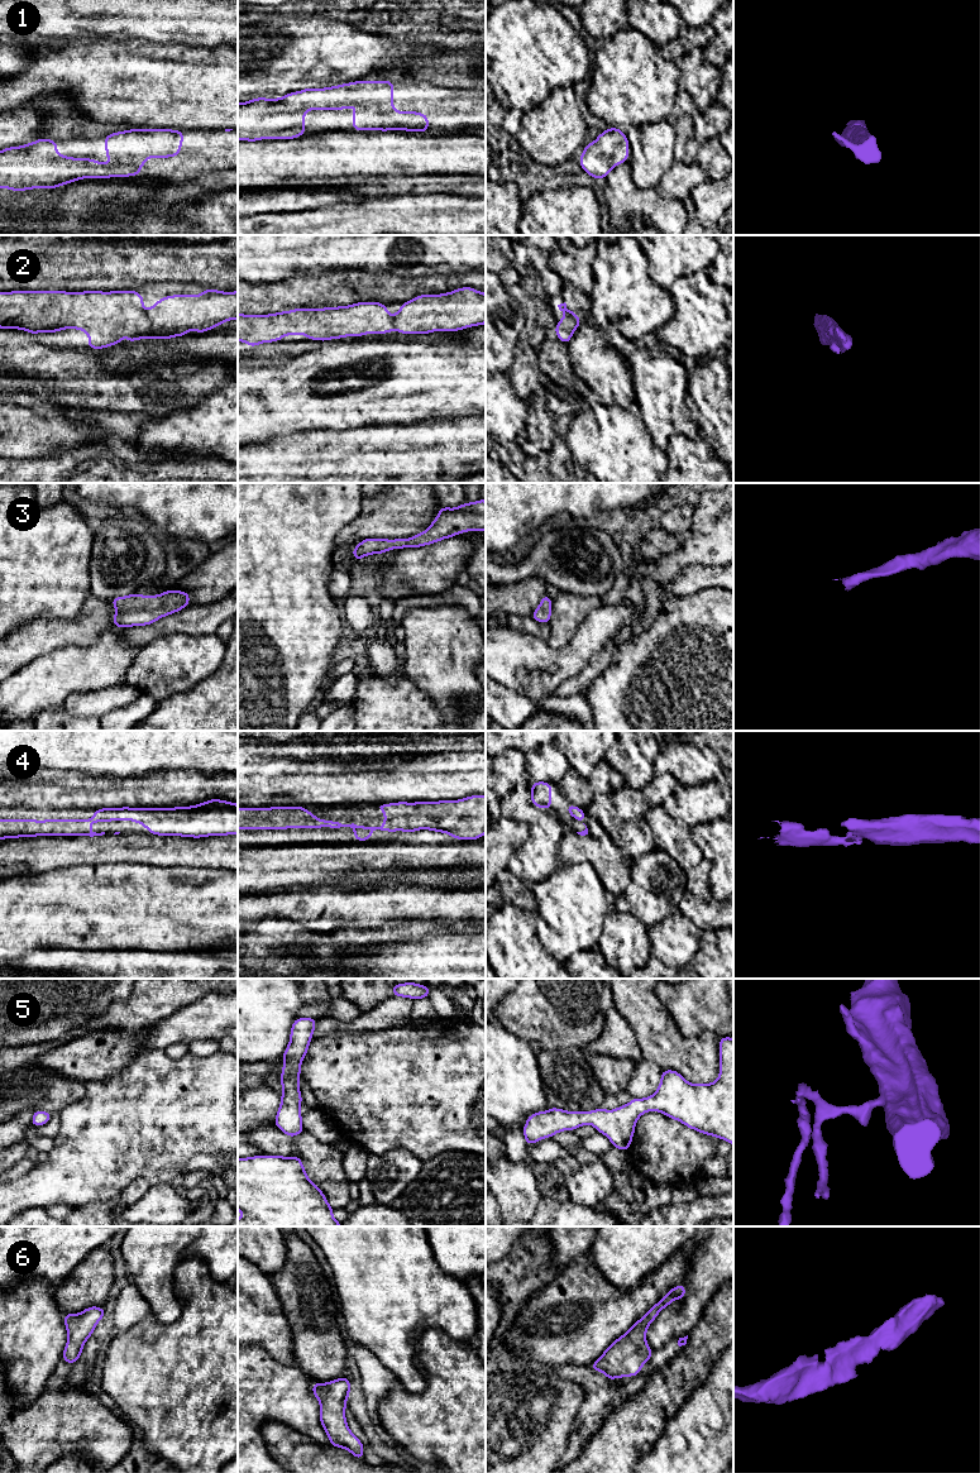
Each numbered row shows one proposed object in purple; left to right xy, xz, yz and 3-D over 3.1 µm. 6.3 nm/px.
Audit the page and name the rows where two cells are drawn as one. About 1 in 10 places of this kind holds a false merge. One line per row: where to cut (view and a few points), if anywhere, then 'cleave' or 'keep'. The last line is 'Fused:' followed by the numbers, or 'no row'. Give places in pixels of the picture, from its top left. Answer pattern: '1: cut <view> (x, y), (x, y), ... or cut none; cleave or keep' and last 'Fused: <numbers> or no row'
1: cut none; keep
2: cut none; keep
3: cut none; keep
4: cut none; keep
5: cut none; keep
6: cut none; keep
Fused: no row

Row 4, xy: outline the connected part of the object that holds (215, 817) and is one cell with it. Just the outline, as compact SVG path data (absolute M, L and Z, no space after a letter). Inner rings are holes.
M210 799L202 804L176 808L101 808L96 809L91 819L0 819L0 841L4 838L37 837L37 836L102 836L105 832L96 833L90 829L95 822L106 823L109 821L134 821L144 826L149 834L158 836L182 836L182 837L207 837L238 834L238 804Z

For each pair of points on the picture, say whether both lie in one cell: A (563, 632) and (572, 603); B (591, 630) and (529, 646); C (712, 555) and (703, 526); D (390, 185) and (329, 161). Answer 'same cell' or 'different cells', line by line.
A: same cell
B: same cell
C: same cell
D: different cells

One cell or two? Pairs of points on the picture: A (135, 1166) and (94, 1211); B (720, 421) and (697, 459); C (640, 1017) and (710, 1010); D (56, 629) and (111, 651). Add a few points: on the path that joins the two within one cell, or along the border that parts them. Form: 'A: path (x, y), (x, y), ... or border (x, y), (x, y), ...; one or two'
A: border (119, 1194), (81, 1204), (75, 1209); two
B: border (711, 446), (720, 459); two
C: border (655, 991), (677, 1028), (688, 1038); two
D: border (115, 626), (105, 631), (90, 645), (63, 647); two

